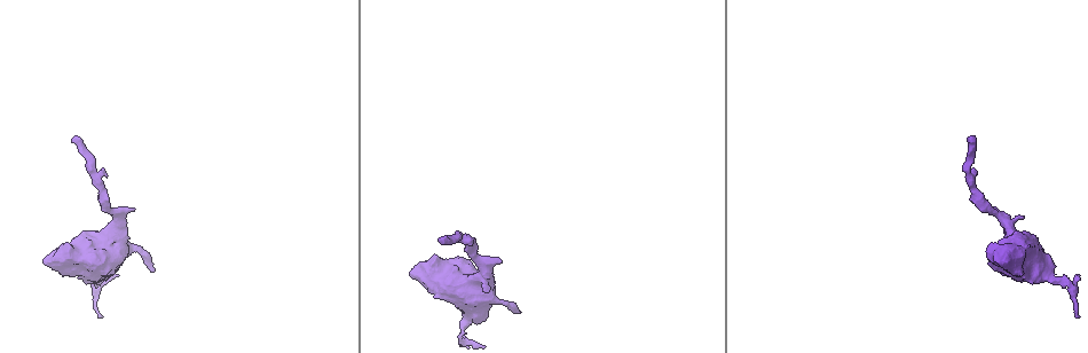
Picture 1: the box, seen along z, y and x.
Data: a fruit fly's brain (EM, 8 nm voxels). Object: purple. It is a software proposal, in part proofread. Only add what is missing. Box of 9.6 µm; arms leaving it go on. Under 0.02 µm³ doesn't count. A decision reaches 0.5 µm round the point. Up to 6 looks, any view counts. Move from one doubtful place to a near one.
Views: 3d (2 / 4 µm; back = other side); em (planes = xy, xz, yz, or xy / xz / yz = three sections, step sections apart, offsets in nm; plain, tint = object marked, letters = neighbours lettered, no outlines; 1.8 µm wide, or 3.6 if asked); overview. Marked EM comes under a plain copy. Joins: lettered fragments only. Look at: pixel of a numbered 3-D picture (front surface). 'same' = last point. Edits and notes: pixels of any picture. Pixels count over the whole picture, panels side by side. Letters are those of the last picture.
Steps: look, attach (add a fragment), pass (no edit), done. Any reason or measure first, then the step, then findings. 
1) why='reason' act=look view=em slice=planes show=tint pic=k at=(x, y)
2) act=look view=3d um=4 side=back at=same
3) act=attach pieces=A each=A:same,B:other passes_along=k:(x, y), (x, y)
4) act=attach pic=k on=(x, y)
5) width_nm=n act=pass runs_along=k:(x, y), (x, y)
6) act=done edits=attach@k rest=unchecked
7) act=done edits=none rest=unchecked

why='branch stops here' act=look view=em slice=planes show=letters pic=1 at=(132, 210)

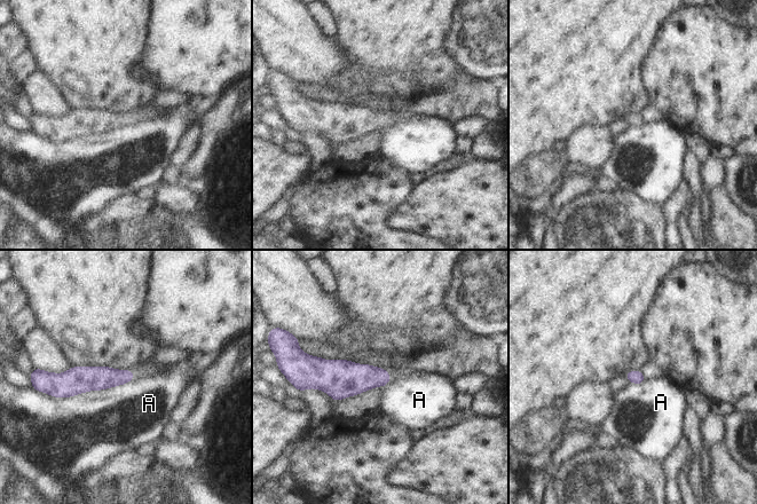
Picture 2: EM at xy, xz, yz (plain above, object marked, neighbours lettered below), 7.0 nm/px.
longest_contact=A:600nm act=pass each=A:other runs_along=2:(131, 375), (55, 384) found='no lettered fragment goes on from it'

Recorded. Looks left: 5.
why='stops while still wide' act=look view=em um=3.6 slice=yz step=4 show=tint pic=1 at=(1004, 259)

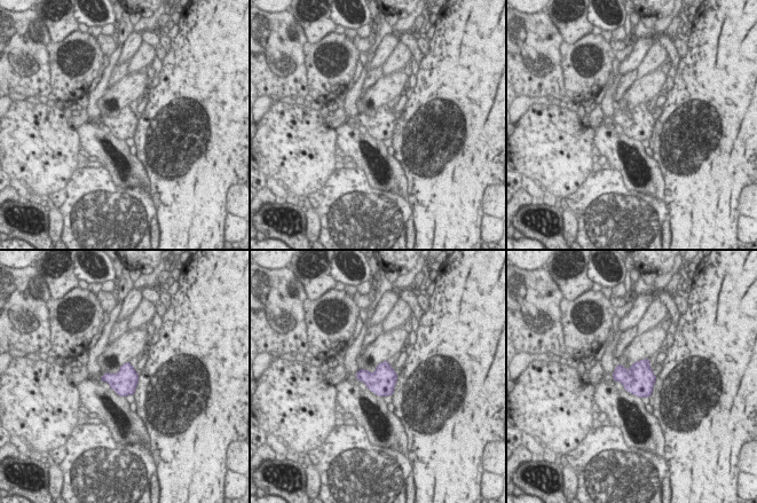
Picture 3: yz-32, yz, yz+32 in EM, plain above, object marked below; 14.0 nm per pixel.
why='another direction' act=look view=em um=3.6 slice=planes show=letters at=same

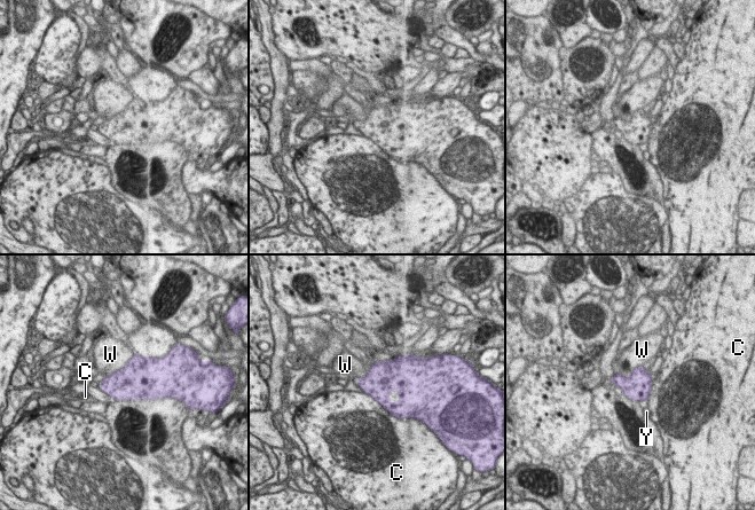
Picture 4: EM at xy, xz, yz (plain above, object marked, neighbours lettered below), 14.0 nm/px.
act=pass each=C:other,W:other,Y:other found='none of them fits'

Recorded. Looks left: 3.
act=look view=em slice=yz step=4 show=letters pic=1 at=(154, 270)

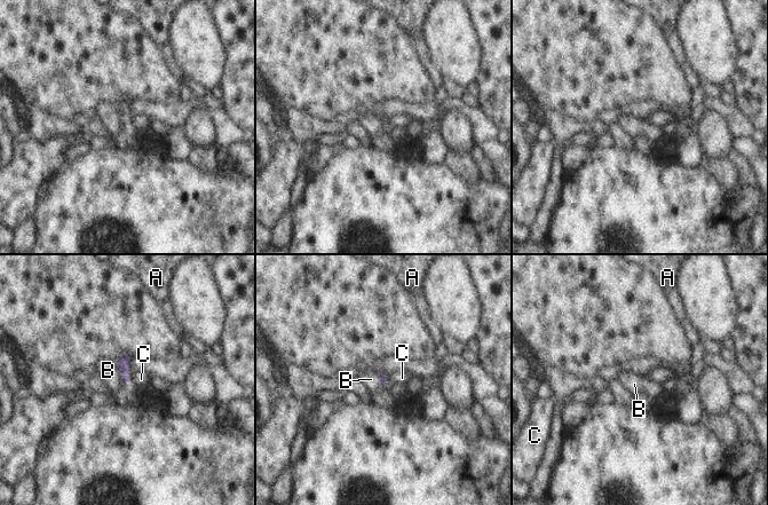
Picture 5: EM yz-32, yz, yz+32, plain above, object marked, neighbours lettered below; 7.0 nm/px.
act=pass each=A:other,B:other,C:other border=5:(116, 361), (123, 383) found='none of them fits'

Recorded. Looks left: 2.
act=done edits=none rest=unchecked

